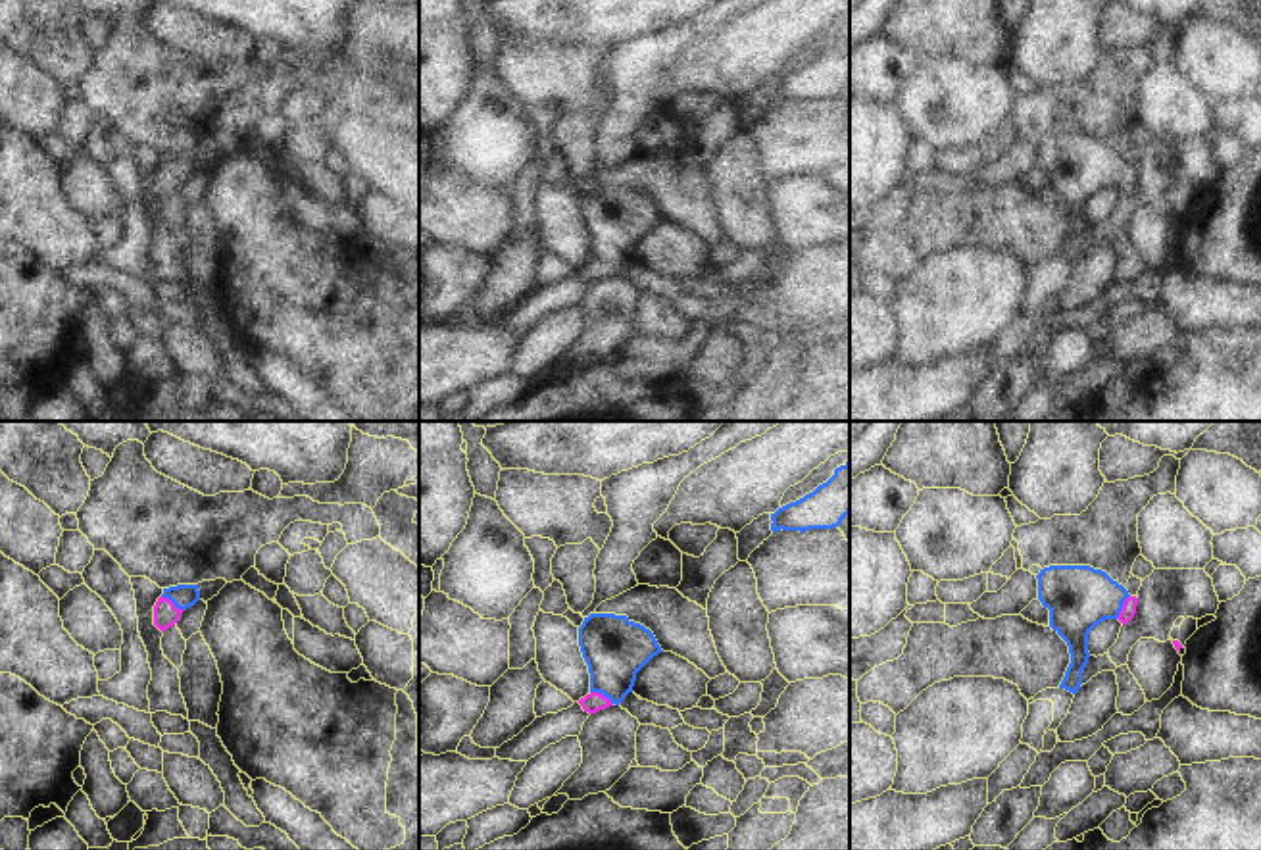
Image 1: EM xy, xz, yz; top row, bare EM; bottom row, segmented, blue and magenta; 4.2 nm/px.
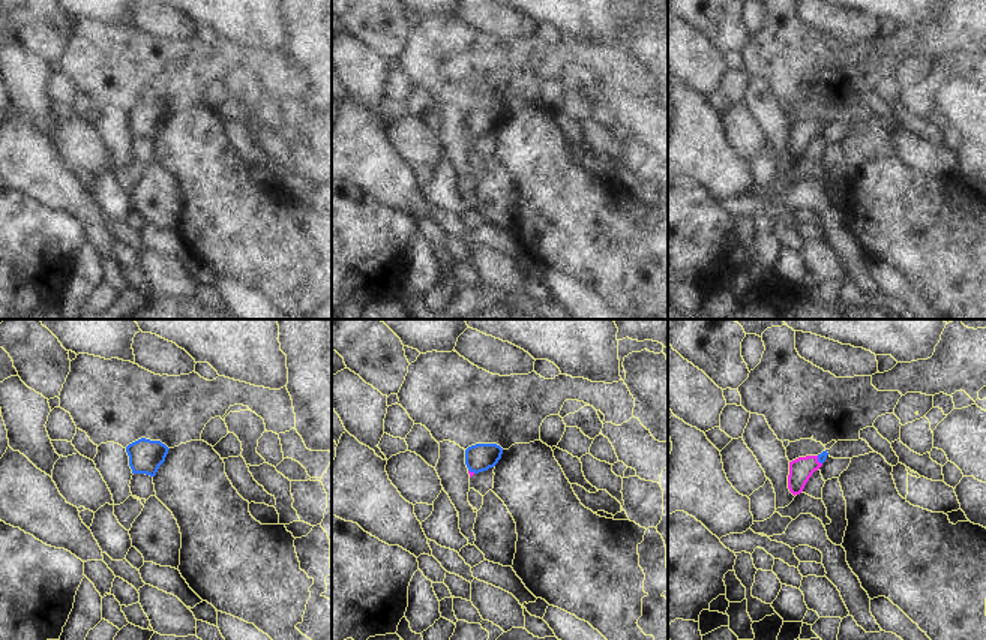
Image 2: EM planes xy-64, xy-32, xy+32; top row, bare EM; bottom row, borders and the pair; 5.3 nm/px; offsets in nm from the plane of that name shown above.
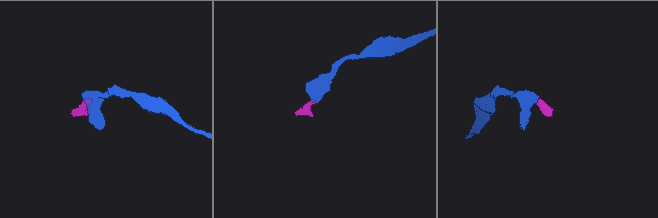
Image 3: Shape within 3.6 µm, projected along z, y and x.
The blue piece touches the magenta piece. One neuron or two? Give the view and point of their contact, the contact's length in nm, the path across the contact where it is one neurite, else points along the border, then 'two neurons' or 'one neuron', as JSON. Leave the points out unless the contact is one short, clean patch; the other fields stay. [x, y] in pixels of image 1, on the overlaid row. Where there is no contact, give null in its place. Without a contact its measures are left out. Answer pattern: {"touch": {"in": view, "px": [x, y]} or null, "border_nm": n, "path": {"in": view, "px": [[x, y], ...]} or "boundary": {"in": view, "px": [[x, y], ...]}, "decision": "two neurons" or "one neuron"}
{"touch": {"in": "xy", "px": [173, 602]}, "border_nm": 120, "path": {"in": "xy", "px": [[183, 597], [173, 602], [166, 614]]}, "decision": "one neuron"}

